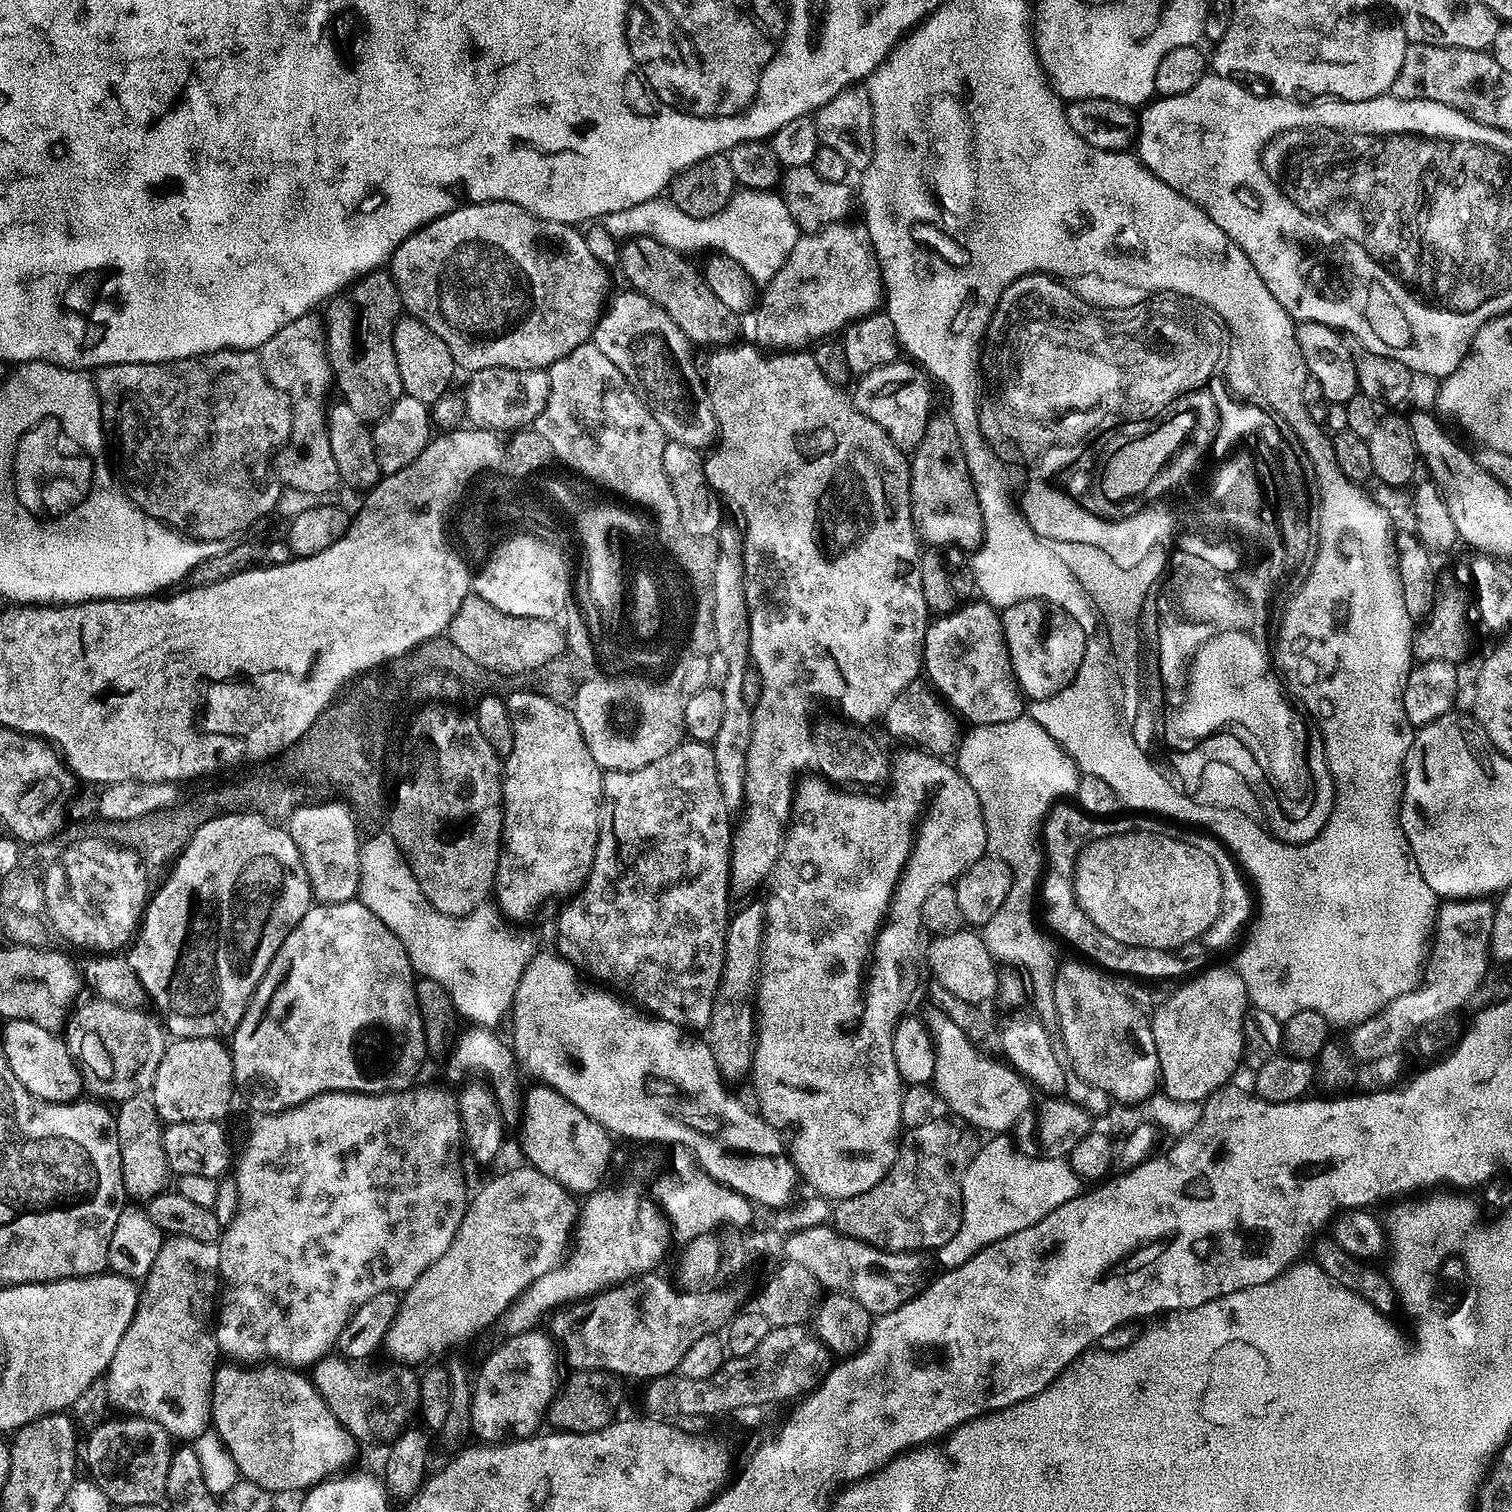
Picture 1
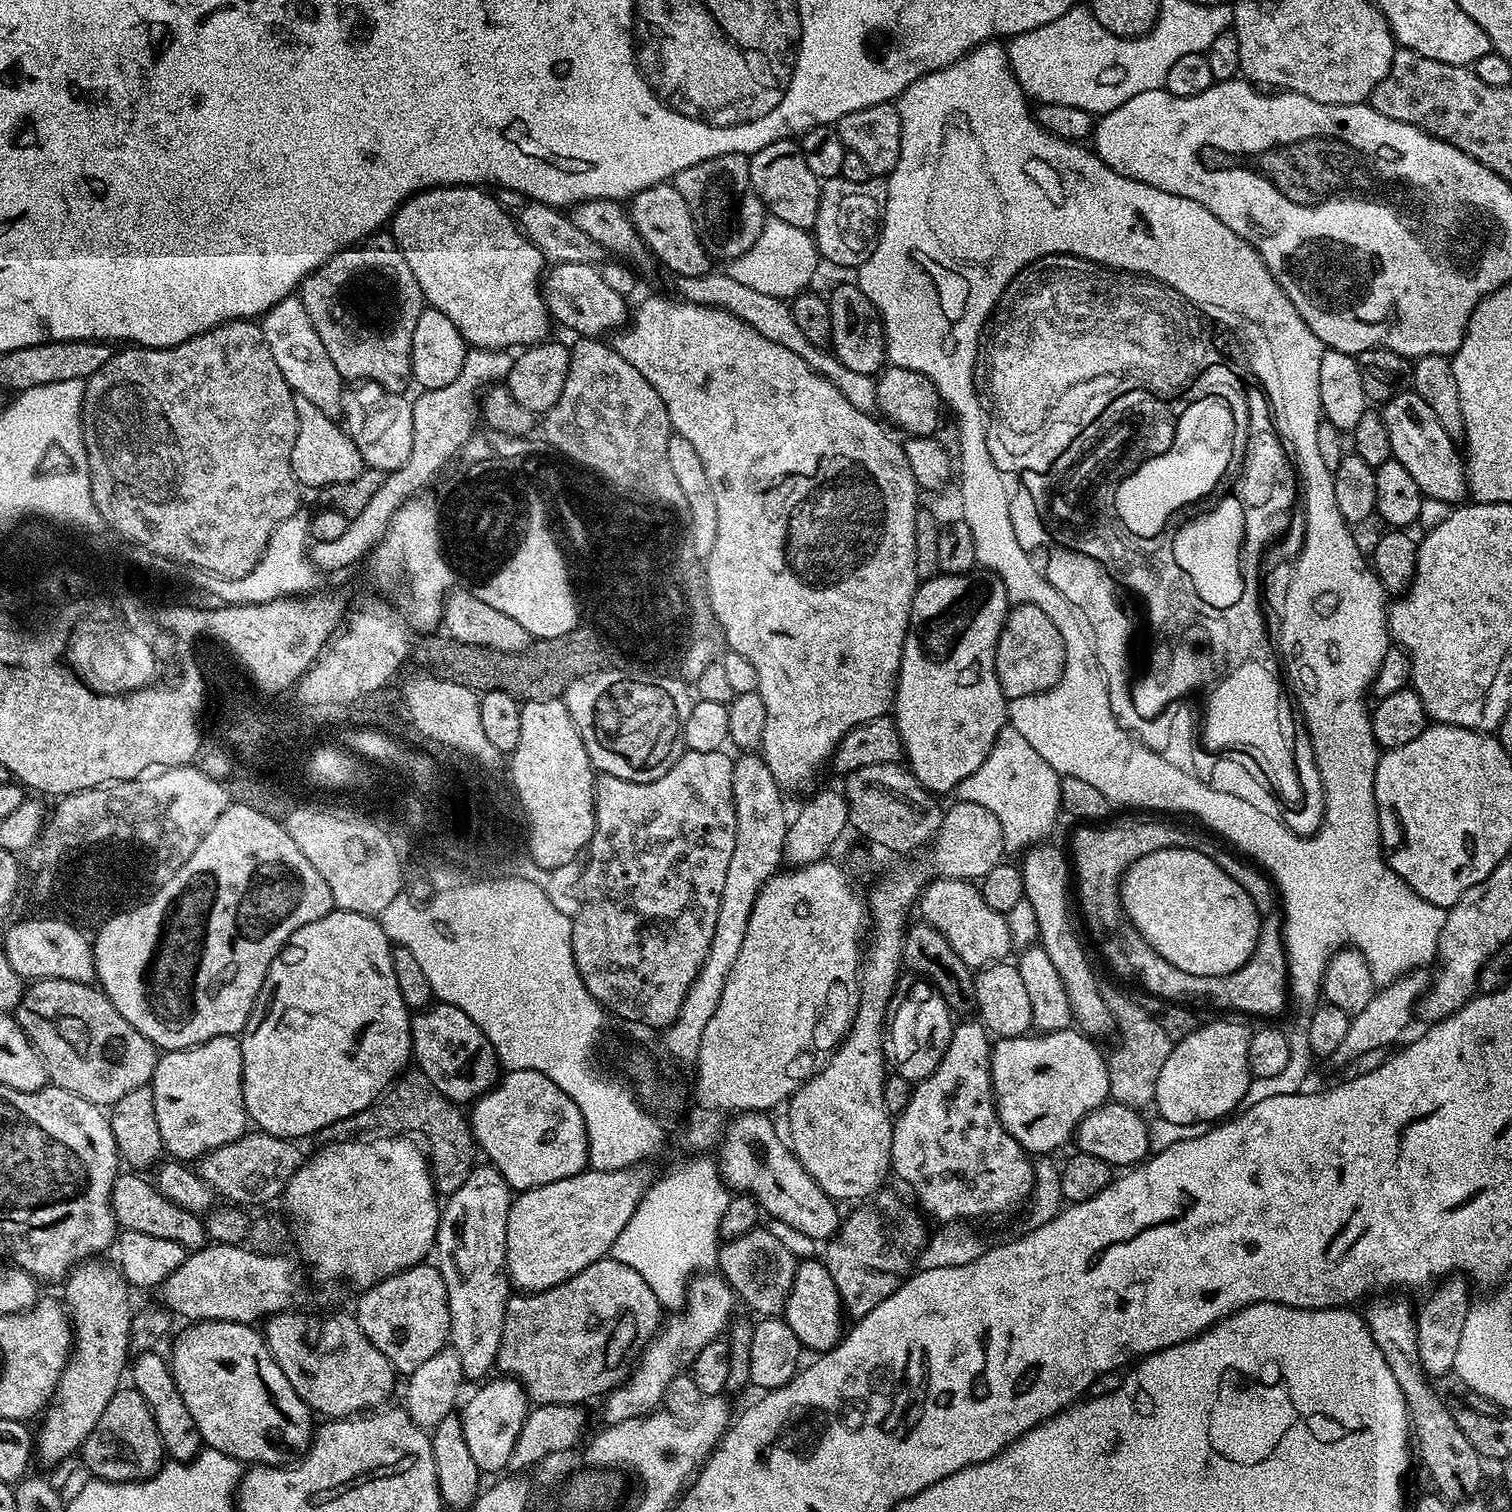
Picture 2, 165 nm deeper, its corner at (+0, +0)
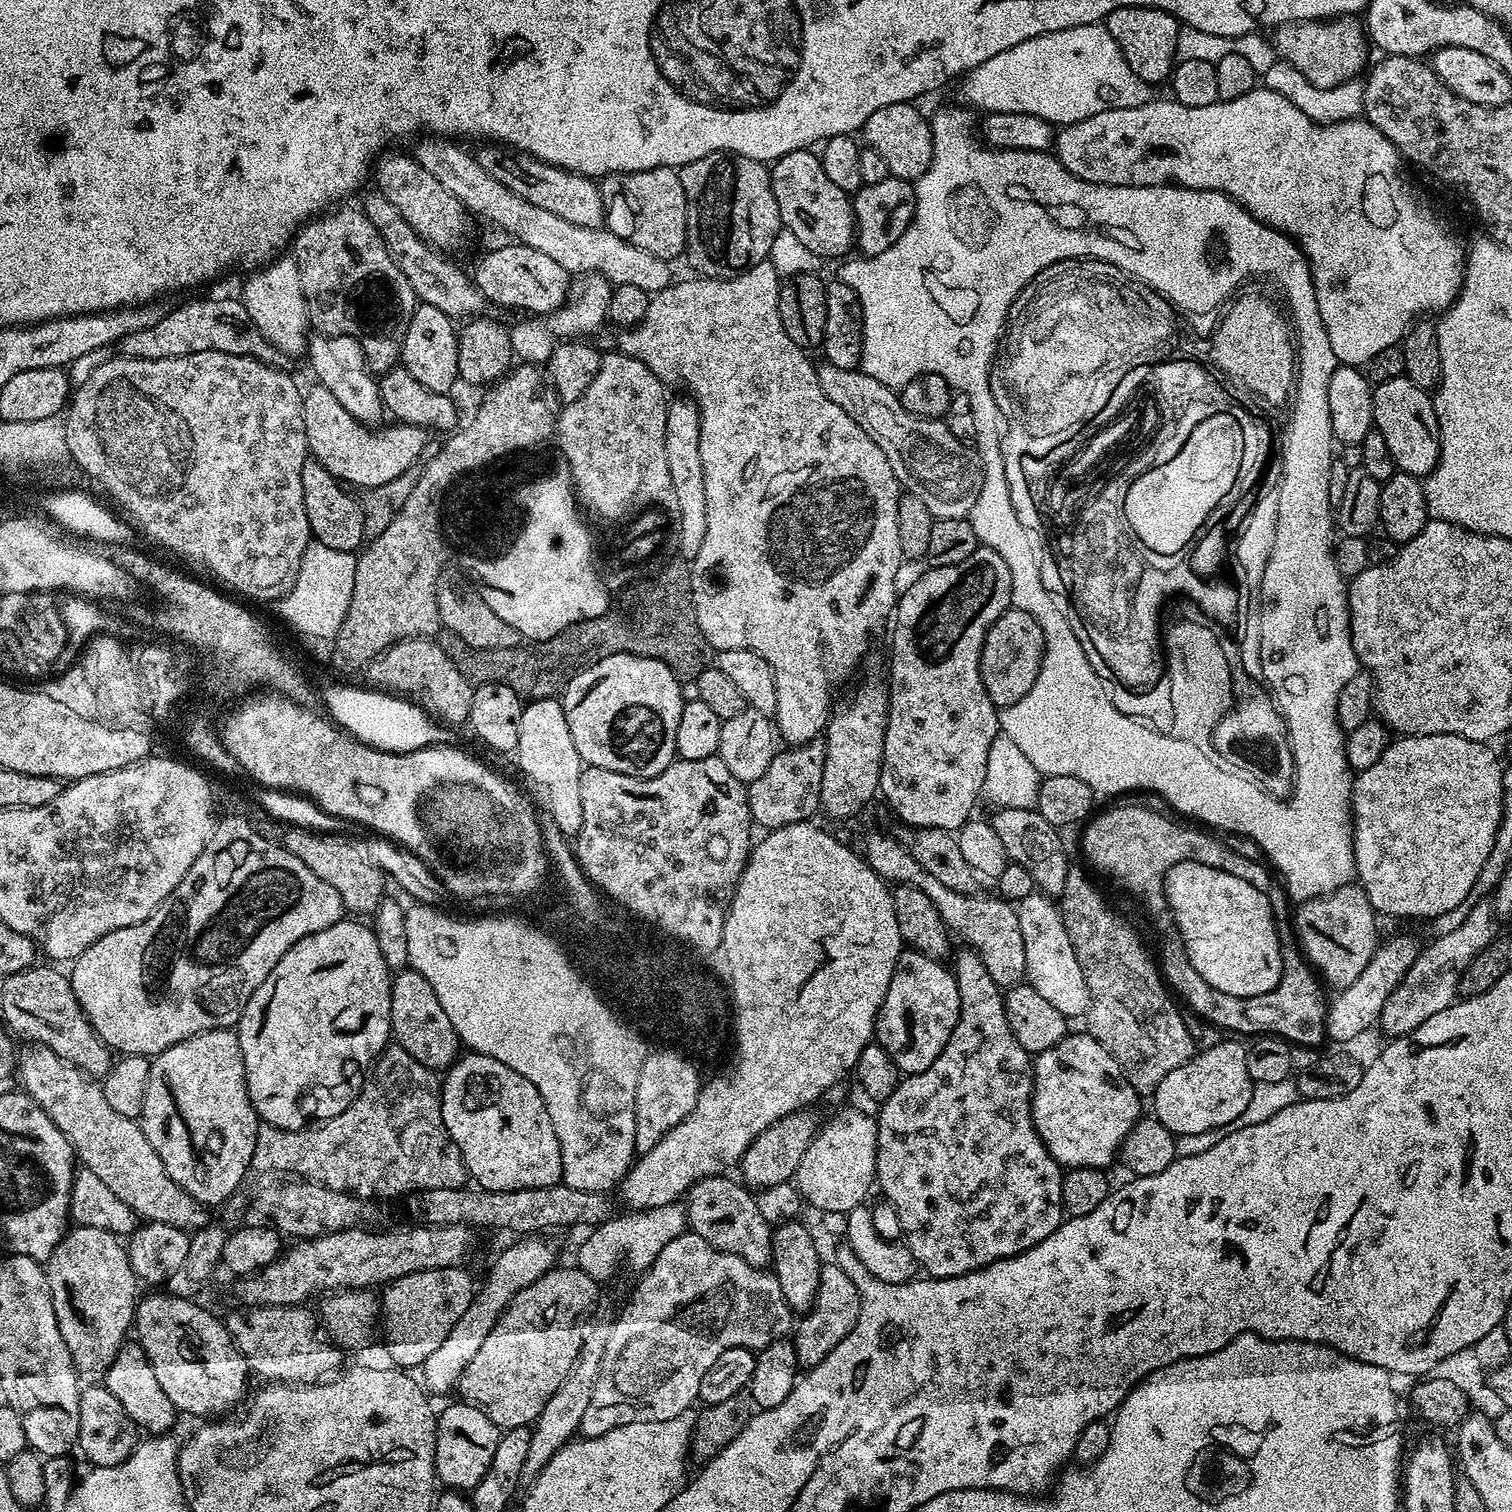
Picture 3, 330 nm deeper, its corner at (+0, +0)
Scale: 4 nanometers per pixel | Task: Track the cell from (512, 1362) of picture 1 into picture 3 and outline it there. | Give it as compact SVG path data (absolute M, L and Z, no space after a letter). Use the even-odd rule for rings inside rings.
M455 1402L444 1408L434 1420L436 1430L436 1479L448 1490L471 1490L482 1482L494 1462L494 1450L498 1450L502 1430L475 1404Z

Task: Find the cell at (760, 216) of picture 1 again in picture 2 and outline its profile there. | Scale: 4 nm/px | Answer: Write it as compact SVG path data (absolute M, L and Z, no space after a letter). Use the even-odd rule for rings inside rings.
M768 218L765 219L762 234L758 234L758 242L754 242L746 254L731 261L726 271L730 278L735 278L762 294L770 294L770 298L791 301L811 285L808 283L815 278L819 264L822 264L822 257L816 251L811 231L790 226L790 222Z

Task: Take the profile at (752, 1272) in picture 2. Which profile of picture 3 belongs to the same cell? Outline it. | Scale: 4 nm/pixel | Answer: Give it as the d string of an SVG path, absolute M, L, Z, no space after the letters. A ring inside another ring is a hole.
M727 1175L708 1176L699 1180L686 1193L686 1224L710 1246L726 1254L734 1254L750 1266L761 1270L772 1263L772 1230L773 1225L762 1218L756 1205L756 1196L739 1179L727 1180Z

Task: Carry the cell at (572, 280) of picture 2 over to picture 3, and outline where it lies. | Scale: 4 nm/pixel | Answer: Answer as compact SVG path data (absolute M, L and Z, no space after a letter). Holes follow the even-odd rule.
M507 242L501 248L492 248L476 264L476 276L474 283L483 294L487 303L501 304L504 308L521 308L524 314L549 314L558 311L567 302L570 274L554 258L542 254L542 250L534 250L530 246L519 242Z

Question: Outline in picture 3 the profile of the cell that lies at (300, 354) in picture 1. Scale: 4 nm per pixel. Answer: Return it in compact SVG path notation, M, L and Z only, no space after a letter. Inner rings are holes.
M319 382L313 383L313 388L303 393L303 398L302 422L306 422L306 442L311 459L326 466L326 470L345 485L357 484L360 490L382 486L421 459L426 434L423 427L397 423L396 428L384 426L373 430L358 423L350 410L345 410L342 402Z

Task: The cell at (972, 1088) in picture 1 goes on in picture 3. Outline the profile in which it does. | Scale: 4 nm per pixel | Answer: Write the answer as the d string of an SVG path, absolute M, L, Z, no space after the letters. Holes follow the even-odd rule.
M1069 1034L1054 1046L1035 1053L1031 1070L1032 1121L1049 1154L1065 1169L1107 1169L1109 1167L1107 1164L1117 1159L1120 1143L1142 1116L1141 1093L1136 1092L1134 1086L1130 1086L1118 1062L1093 1036Z

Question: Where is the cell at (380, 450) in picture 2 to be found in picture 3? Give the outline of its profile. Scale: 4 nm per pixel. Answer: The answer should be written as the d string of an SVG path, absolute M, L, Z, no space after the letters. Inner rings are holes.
M313 335L308 341L306 360L312 363L315 379L322 386L326 386L326 390L330 390L330 394L334 394L338 402L342 402L345 410L350 410L350 414L358 423L365 426L380 426L385 423L386 409L377 377L369 372L368 360L355 335L342 337Z

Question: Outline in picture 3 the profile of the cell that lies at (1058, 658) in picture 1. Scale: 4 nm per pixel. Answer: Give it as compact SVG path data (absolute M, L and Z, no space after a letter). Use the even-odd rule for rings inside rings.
M1009 607L990 626L982 646L980 673L986 686L986 694L990 694L990 702L994 702L997 710L1014 706L1014 702L1022 702L1026 694L1034 686L1040 673L1044 657L1044 635L1042 626L1026 614L1026 610Z

